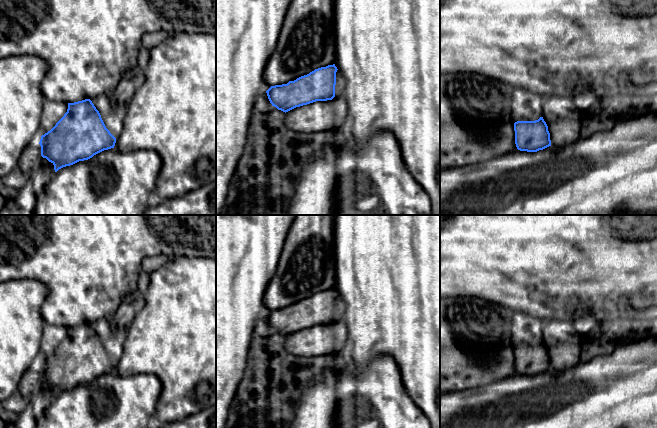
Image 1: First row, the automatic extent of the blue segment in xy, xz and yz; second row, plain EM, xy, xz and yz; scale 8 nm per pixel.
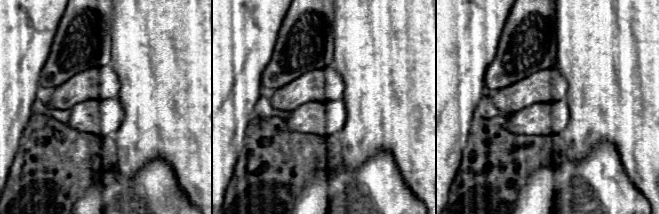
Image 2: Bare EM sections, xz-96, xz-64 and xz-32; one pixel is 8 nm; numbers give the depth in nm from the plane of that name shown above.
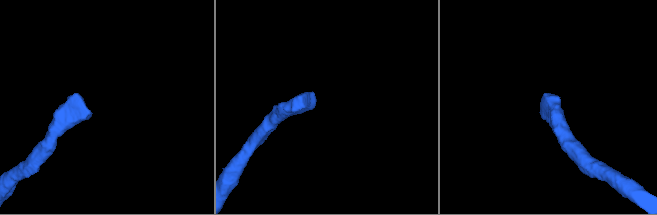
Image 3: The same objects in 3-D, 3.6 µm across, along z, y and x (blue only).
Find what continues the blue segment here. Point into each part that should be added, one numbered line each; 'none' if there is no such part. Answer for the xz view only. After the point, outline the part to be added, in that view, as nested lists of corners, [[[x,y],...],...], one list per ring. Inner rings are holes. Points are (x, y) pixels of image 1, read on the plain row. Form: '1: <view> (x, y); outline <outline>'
1: xz (340, 309); outline [[[337,294],[336,296],[336,309],[335,309],[335,320],[343,319],[344,313],[346,310],[346,306],[341,296]]]

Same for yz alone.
1: yz (526, 330); outline [[[513,312],[511,343],[517,345],[535,345],[542,341],[543,321],[521,312]]]

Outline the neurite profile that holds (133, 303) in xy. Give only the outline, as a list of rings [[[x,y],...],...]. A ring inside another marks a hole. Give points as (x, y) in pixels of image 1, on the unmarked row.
[[[136,289],[121,302],[117,311],[110,318],[113,325],[127,331],[128,326],[146,304],[145,293]]]

